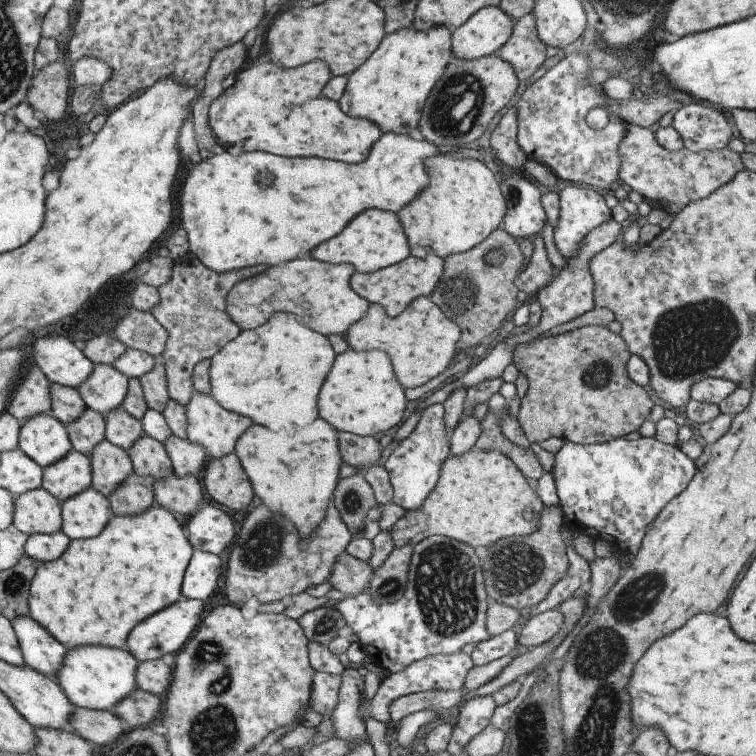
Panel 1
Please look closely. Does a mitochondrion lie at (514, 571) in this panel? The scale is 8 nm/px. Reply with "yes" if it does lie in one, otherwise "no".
yes

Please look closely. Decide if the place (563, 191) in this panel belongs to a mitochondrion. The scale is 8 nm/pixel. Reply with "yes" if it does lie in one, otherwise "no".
no

